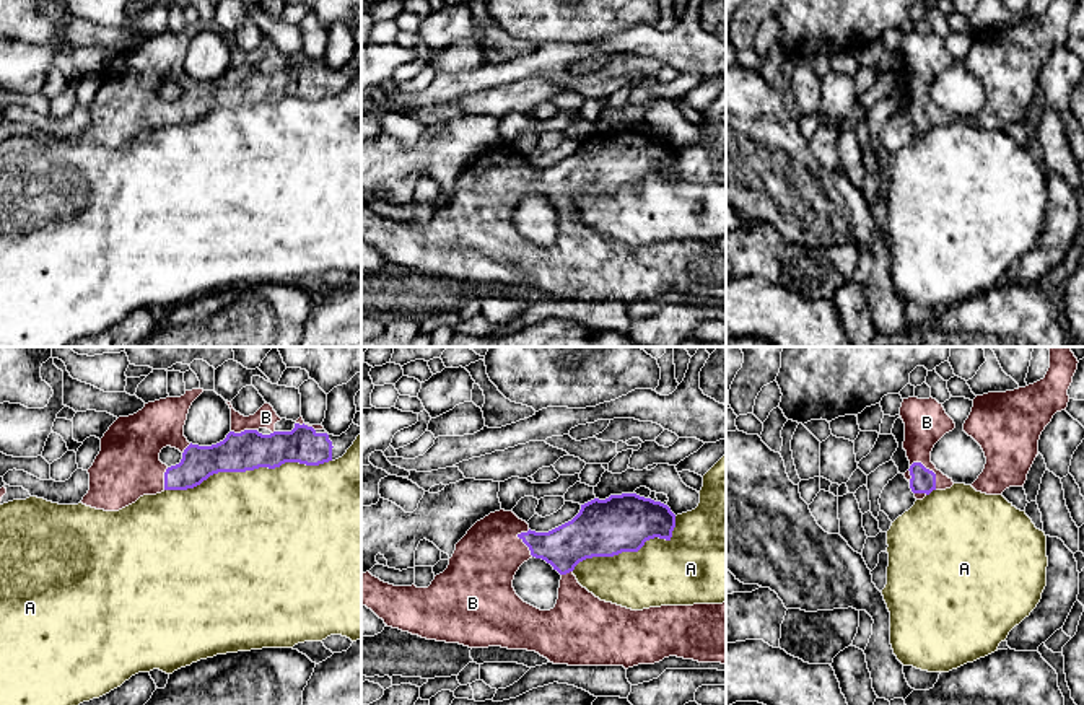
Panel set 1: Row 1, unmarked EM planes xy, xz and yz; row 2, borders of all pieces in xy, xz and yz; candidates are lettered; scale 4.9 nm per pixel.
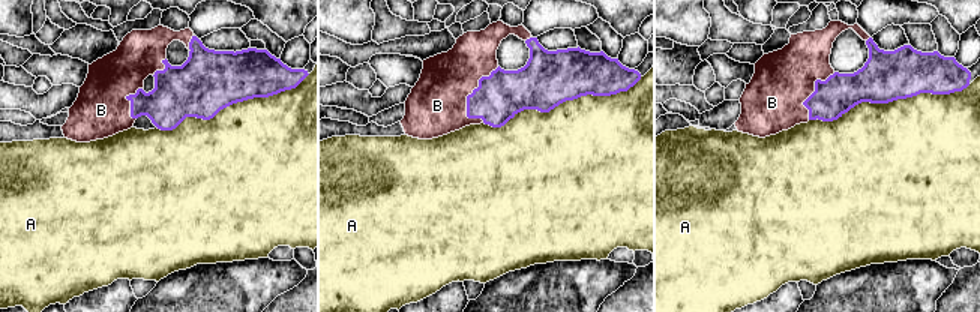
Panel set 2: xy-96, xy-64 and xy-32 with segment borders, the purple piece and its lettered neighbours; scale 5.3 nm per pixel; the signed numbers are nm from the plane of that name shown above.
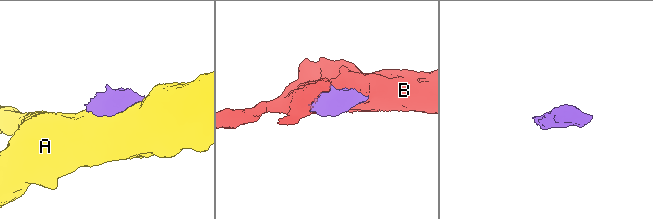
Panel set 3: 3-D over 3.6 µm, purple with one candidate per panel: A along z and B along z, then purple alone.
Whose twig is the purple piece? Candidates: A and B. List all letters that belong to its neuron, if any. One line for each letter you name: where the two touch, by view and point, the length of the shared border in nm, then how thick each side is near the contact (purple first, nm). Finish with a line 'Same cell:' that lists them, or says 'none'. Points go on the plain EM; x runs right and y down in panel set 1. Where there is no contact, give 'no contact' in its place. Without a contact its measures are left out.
B: contact yz (931, 106); length 180 nm; calibres 130 and 220 nm
Same cell: B

